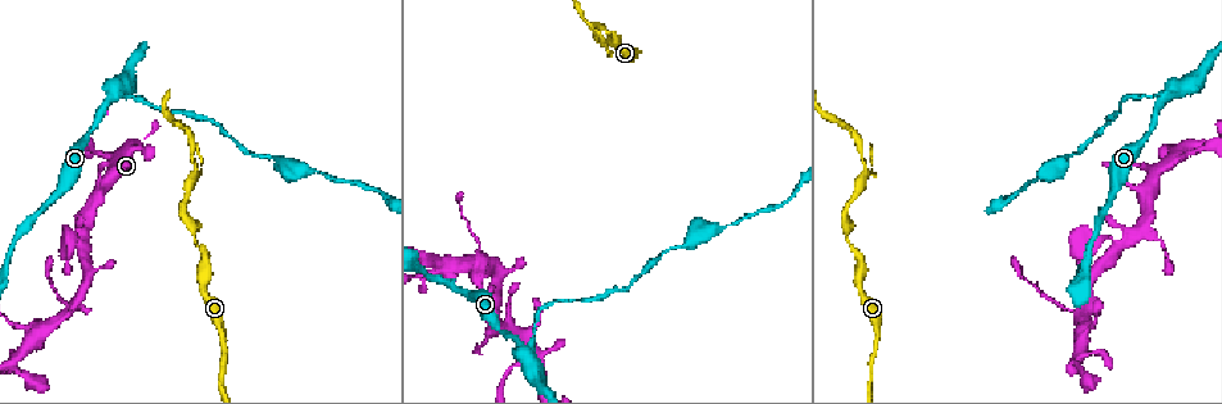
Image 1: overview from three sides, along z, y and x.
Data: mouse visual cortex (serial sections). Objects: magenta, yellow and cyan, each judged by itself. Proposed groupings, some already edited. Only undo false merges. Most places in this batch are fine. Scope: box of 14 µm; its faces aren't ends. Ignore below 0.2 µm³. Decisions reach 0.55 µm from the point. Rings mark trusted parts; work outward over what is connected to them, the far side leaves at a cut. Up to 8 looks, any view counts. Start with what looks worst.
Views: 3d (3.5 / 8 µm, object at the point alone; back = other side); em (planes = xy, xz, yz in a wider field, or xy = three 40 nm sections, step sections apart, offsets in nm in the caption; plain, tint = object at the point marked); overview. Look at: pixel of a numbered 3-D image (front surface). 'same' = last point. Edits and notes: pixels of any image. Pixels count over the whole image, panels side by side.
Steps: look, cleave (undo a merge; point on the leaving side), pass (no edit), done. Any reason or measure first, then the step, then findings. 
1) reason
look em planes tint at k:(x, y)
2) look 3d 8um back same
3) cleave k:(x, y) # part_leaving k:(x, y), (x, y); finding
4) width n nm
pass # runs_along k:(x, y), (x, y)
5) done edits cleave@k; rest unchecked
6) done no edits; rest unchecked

thin neck
look 3d 3.5um at 1:(866, 163)

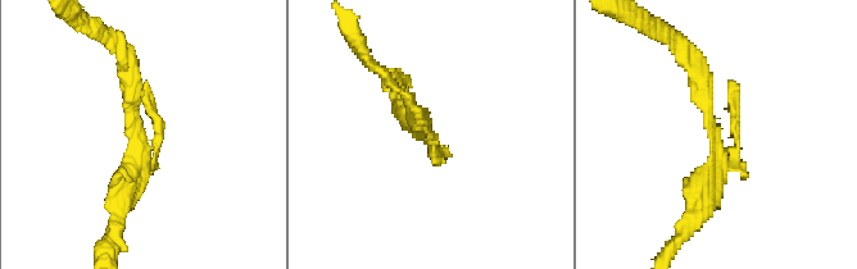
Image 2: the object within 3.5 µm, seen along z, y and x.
look em xy step 2 tint at 2:(140, 128)

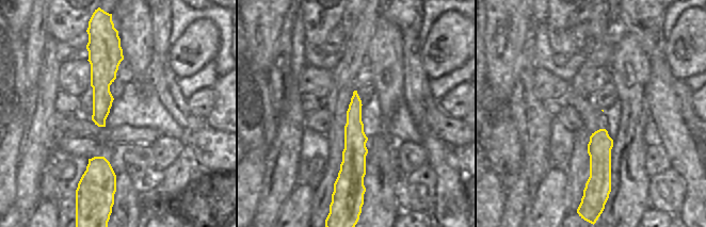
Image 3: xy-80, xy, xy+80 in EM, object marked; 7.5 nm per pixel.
width 170 nm
pass # runs_along 2:(698, 205), (719, 150), (685, 55); one cell here

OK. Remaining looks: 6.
sharp bend
look 3d 3.5um at 1:(115, 96)

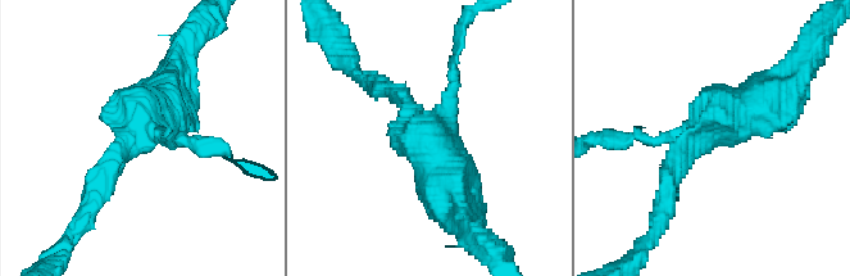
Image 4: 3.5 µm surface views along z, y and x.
arms 3; arm_widths 100, 250, 500 nm
look em xy step 2 tint at 4:(142, 133)

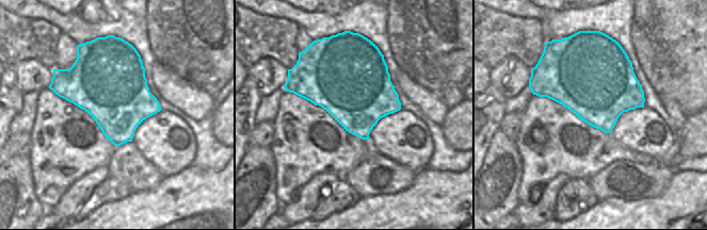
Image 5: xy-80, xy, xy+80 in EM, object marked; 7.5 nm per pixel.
pass # all the same cell

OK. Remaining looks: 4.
a fork
look 3d 3.5um at 1:(452, 262)

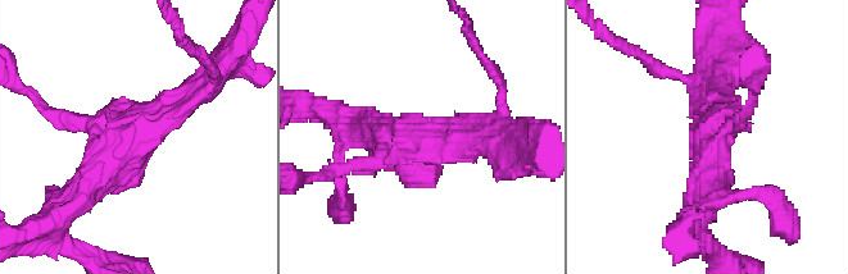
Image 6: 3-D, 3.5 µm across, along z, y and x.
now the EM
look em xy step 1 tint at 6:(422, 134)

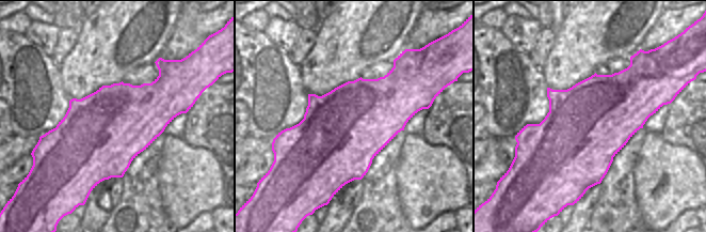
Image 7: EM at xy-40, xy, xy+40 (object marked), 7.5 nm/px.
cut it another way
look em planes tint same

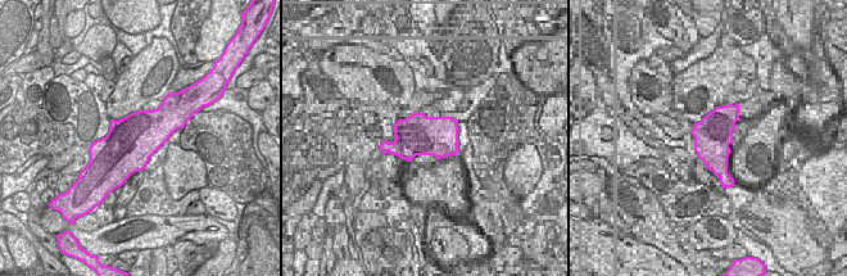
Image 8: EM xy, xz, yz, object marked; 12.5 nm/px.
width 600 nm
pass # runs_along 6:(203, 85), (108, 155), (73, 202); all the same cell

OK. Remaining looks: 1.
done no edits; rest unchecked

